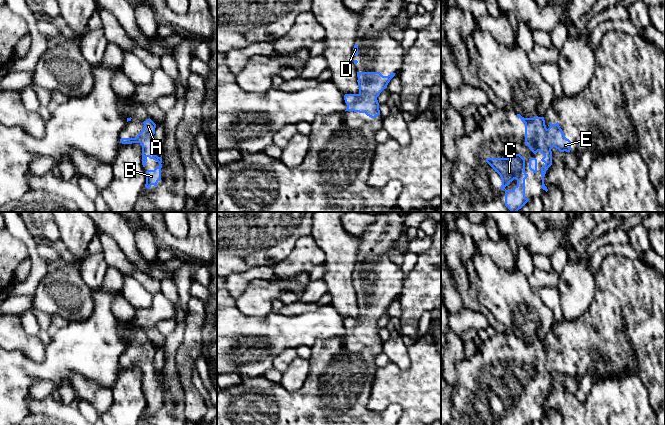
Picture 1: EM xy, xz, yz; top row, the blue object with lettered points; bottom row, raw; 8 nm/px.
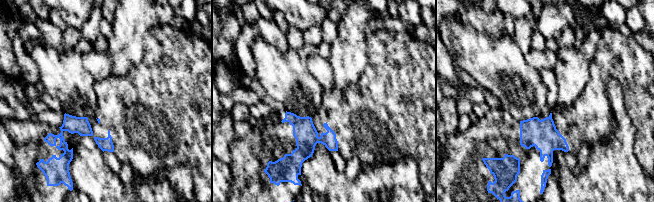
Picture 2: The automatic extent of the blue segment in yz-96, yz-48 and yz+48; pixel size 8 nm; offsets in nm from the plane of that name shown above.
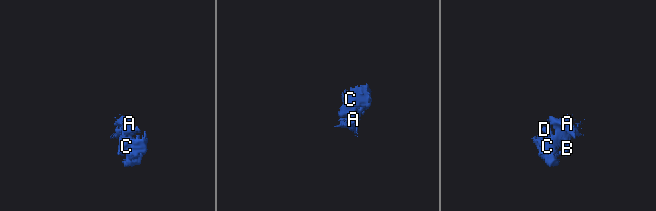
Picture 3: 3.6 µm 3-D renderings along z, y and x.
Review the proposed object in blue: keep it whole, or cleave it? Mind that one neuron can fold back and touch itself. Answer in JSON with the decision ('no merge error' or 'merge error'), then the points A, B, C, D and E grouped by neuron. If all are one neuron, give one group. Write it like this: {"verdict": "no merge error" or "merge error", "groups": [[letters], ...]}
{"verdict": "no merge error", "groups": [["A", "B", "C", "D", "E"]]}

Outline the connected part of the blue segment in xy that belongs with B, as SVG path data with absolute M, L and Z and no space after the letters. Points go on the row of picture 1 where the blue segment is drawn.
M149 118L143 122L144 127L142 131L135 138L121 138L120 143L132 144L139 143L142 146L142 165L146 166L147 158L153 159L159 163L159 166L154 170L146 171L146 184L145 187L150 189L151 185L157 187L157 183L161 180L162 158L158 157L154 152L160 150L154 142L154 134L156 124Z

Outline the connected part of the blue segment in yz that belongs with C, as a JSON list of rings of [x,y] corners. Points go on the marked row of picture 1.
[[[514,154],[512,158],[487,158],[486,162],[497,172],[501,179],[501,190],[504,190],[514,179],[517,185],[512,190],[505,191],[505,206],[511,212],[517,212],[529,199],[525,197],[525,159],[520,154]]]

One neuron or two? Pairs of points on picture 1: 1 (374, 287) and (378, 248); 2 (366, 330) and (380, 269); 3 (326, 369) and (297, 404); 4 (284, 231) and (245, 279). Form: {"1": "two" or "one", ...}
{"1": "one", "2": "one", "3": "one", "4": "two"}

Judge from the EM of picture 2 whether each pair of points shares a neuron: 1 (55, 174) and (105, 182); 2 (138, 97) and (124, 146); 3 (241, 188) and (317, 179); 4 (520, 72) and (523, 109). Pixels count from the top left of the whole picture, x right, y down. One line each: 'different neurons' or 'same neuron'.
1: different neurons
2: same neuron
3: different neurons
4: same neuron

